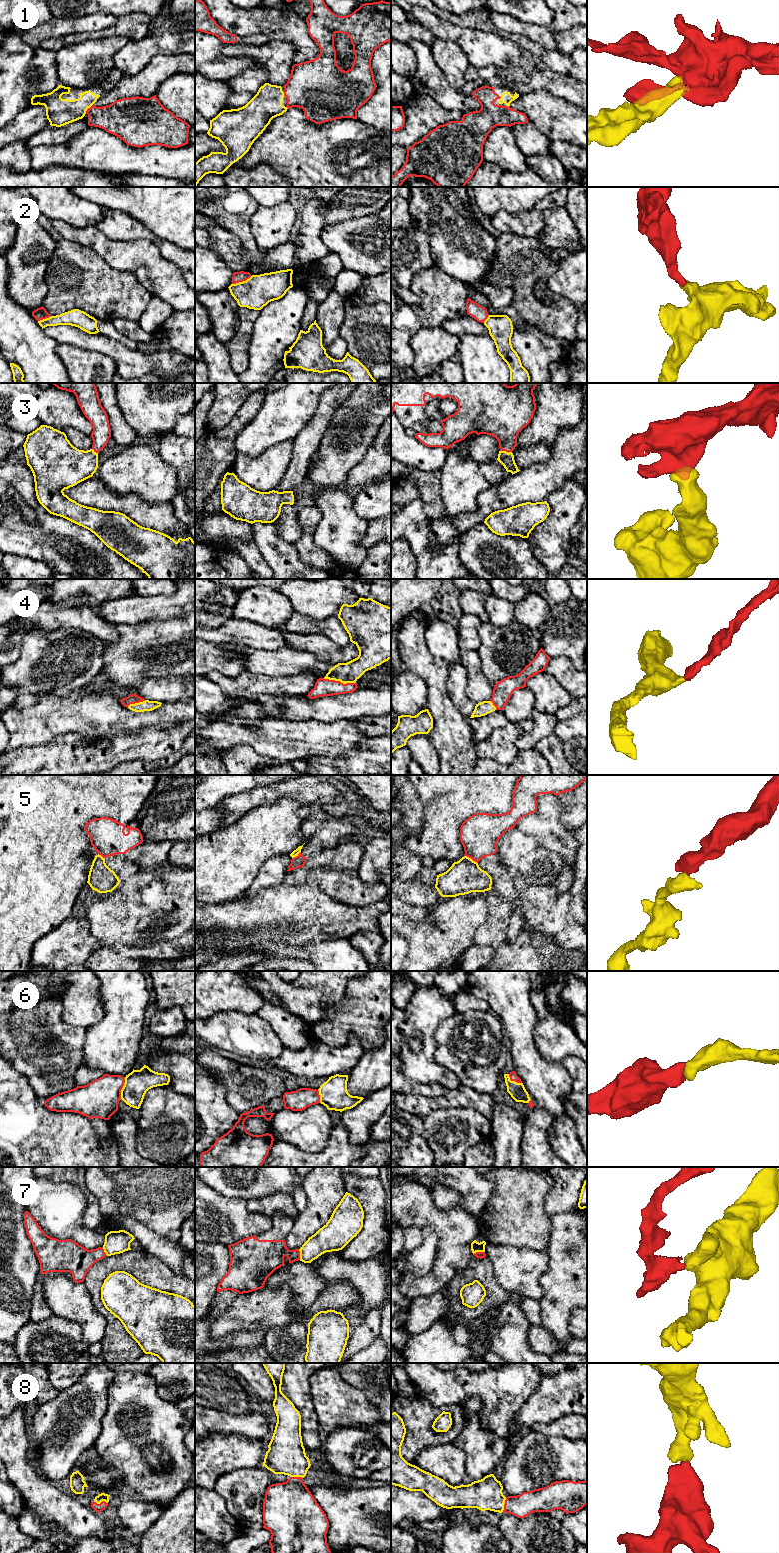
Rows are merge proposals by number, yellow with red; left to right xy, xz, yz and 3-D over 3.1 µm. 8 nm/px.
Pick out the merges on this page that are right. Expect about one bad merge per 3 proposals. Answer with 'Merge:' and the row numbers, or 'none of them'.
Merge: 1, 3, 4, 6, 8

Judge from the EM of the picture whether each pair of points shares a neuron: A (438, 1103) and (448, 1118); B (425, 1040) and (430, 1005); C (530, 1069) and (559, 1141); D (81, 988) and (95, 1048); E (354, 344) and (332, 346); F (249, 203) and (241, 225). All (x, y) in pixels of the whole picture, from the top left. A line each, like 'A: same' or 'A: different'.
A: different
B: same
C: different
D: different
E: different
F: same

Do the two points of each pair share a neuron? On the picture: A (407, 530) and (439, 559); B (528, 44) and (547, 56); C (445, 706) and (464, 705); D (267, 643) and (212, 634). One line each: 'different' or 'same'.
A: same
B: same
C: different
D: same

